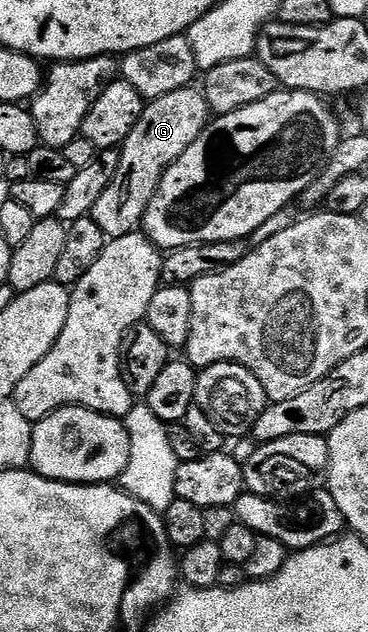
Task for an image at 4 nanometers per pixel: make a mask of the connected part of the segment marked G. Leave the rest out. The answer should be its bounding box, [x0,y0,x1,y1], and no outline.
[90,86,213,240]

